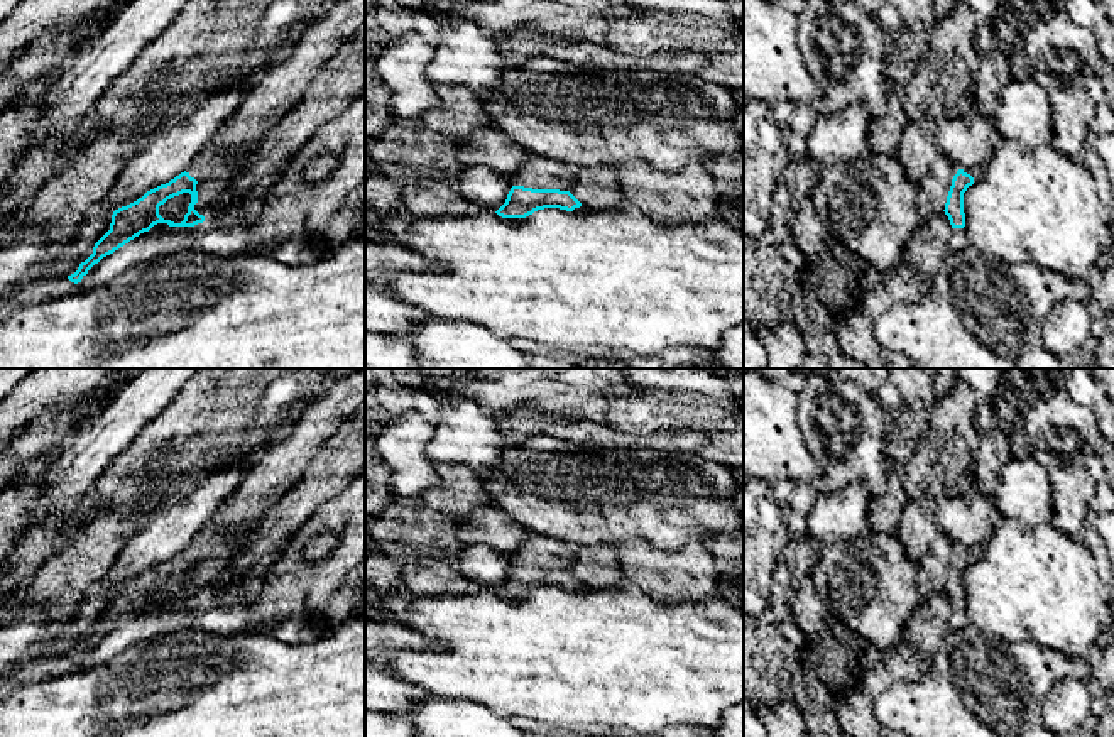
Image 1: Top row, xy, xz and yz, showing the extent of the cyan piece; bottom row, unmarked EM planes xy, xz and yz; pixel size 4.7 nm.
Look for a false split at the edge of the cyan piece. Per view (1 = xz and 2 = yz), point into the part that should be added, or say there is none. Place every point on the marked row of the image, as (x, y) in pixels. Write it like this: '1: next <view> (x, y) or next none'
1: next none
2: next yz (976, 173)

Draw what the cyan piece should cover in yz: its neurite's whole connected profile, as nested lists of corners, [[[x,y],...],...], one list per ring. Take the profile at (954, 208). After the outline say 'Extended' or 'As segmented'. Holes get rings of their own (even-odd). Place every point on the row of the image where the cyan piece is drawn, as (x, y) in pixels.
[[[953,164],[953,179],[945,203],[945,215],[950,220],[952,228],[965,227],[965,213],[964,213],[964,193],[969,186],[977,183],[984,174],[984,167],[962,167],[960,164]]]. Extended

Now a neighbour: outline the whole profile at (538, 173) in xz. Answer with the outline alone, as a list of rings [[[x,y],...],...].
[[[529,156],[527,161],[511,174],[511,181],[514,186],[532,189],[570,191],[576,171],[578,167],[558,161]]]

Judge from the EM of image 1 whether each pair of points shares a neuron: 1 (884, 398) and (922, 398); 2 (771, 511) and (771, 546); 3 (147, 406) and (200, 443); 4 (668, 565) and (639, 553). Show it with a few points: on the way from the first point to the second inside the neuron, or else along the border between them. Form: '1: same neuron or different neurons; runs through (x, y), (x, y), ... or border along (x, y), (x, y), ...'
1: same neuron; runs through (893, 398), (913, 398)
2: same neuron; runs through (769, 519), (769, 538)
3: different neurons; border along (185, 386), (142, 426), (132, 442)
4: same neuron; runs through (661, 565), (651, 565), (646, 560)

